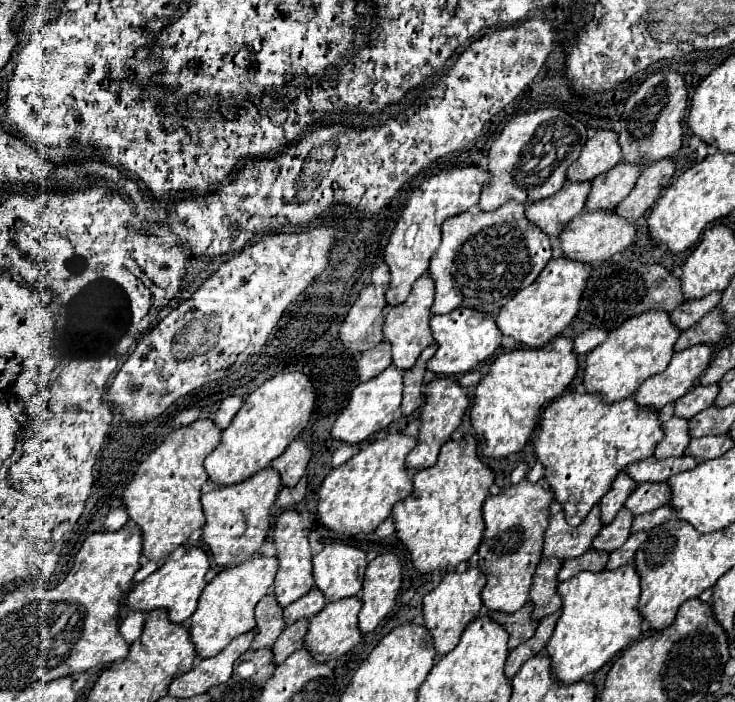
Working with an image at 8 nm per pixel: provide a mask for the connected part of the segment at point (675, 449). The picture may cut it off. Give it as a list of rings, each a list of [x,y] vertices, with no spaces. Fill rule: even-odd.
[[[670,417],[662,423],[664,439],[656,445],[654,457],[656,459],[668,459],[668,457],[682,457],[684,449],[690,443],[688,437],[688,421],[680,421],[676,417]]]

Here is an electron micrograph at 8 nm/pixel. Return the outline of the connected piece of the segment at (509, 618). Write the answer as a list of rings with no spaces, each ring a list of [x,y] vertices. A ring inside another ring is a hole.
[[[528,603],[516,613],[490,611],[488,617],[506,629],[506,633],[508,633],[508,649],[510,651],[514,651],[520,643],[526,643],[534,635],[536,627],[538,627],[538,621],[532,621],[532,617],[528,617]]]

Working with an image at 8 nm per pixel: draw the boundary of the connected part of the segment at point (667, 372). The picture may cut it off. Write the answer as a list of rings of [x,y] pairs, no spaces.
[[[696,345],[686,351],[674,353],[670,365],[654,377],[648,377],[636,391],[634,403],[640,407],[650,407],[662,411],[664,405],[680,399],[694,387],[694,381],[704,373],[710,363],[714,347]]]

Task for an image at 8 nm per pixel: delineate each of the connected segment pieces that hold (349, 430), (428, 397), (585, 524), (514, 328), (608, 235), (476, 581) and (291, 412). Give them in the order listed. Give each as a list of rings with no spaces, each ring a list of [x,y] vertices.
[[[390,365],[378,377],[374,377],[366,383],[360,383],[352,391],[352,397],[350,397],[348,405],[338,413],[338,417],[336,417],[336,421],[330,429],[332,439],[352,443],[352,445],[368,439],[372,433],[378,433],[380,429],[384,429],[392,423],[394,413],[400,407],[400,401],[402,401],[402,371],[392,369],[392,365]]]
[[[442,377],[434,379],[424,387],[424,405],[420,409],[420,427],[418,427],[418,443],[406,457],[408,469],[426,469],[436,463],[440,447],[450,439],[454,429],[462,423],[462,417],[468,409],[468,397],[464,395],[464,389],[458,385],[454,377]]]
[[[594,505],[592,511],[584,517],[584,521],[572,529],[564,513],[556,513],[550,517],[548,527],[544,531],[544,545],[542,545],[542,557],[556,557],[560,561],[580,557],[586,553],[592,545],[592,537],[602,529],[600,525],[600,507]]]
[[[560,257],[550,259],[538,279],[530,287],[516,293],[516,297],[512,297],[500,309],[496,317],[498,329],[526,347],[546,345],[550,339],[558,337],[576,317],[576,309],[580,305],[580,291],[584,289],[588,271],[592,271],[588,265],[572,265],[572,261],[560,261]]]
[[[582,211],[574,219],[570,219],[564,231],[560,233],[560,255],[580,263],[600,263],[610,259],[614,253],[624,251],[634,241],[634,237],[636,237],[636,227],[618,217],[616,211],[608,211],[608,215],[604,215],[604,211],[596,213]]]
[[[476,567],[468,569],[464,573],[452,571],[452,573],[446,573],[442,583],[424,597],[424,609],[422,609],[424,627],[428,629],[438,655],[450,653],[450,649],[454,645],[458,645],[466,625],[478,617],[478,611],[482,607],[480,593],[482,593],[482,587],[484,587],[484,577],[486,575]]]
[[[282,373],[264,381],[252,391],[228,429],[222,431],[220,445],[206,457],[204,469],[208,479],[216,485],[236,485],[246,481],[260,469],[268,467],[308,425],[314,409],[314,389],[304,373]]]

